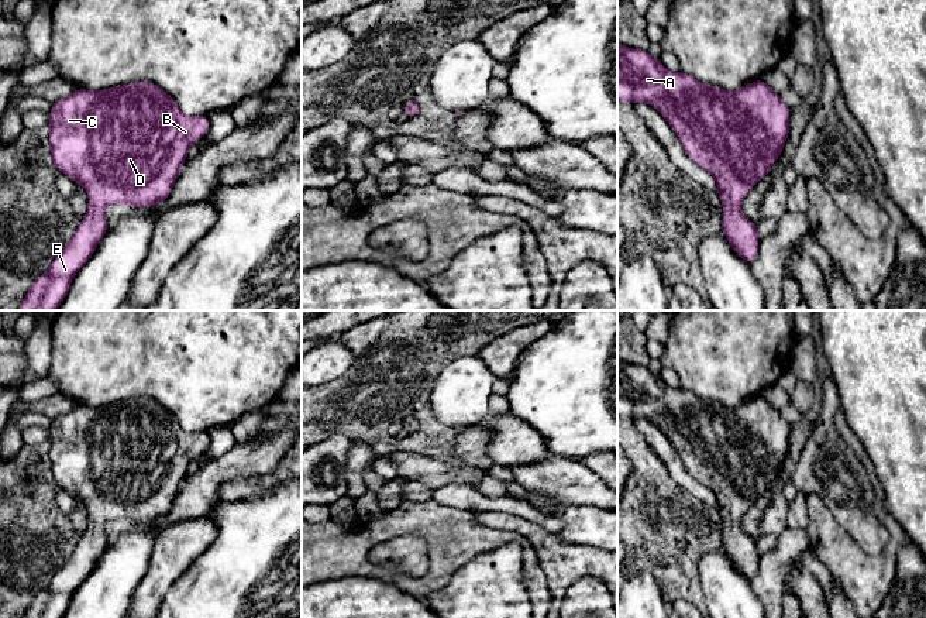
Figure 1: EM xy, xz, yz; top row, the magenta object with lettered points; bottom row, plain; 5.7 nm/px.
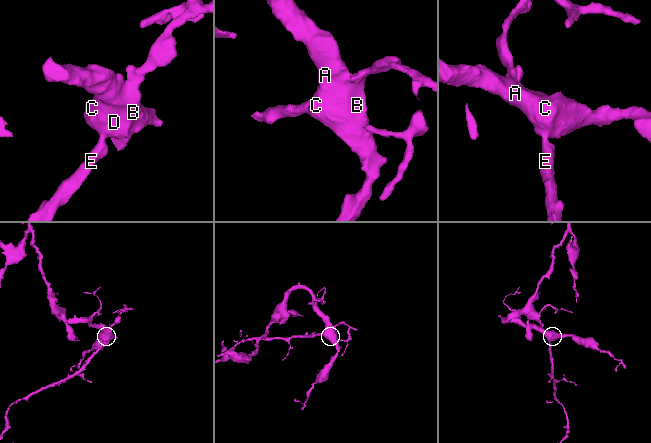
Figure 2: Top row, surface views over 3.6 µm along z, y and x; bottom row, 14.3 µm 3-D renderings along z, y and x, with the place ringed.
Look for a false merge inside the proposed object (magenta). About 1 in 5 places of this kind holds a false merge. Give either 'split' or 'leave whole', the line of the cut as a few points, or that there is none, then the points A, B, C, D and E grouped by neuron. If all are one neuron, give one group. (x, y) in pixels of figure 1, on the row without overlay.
leave whole | no cut | A B C D E

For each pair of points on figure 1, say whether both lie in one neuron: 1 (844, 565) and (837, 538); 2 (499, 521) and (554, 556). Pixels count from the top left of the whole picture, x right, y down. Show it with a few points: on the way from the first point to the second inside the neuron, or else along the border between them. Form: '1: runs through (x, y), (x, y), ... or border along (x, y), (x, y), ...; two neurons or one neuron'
1: runs through (844, 558), (837, 545); one neuron
2: runs through (513, 522), (527, 528), (541, 542); one neuron

